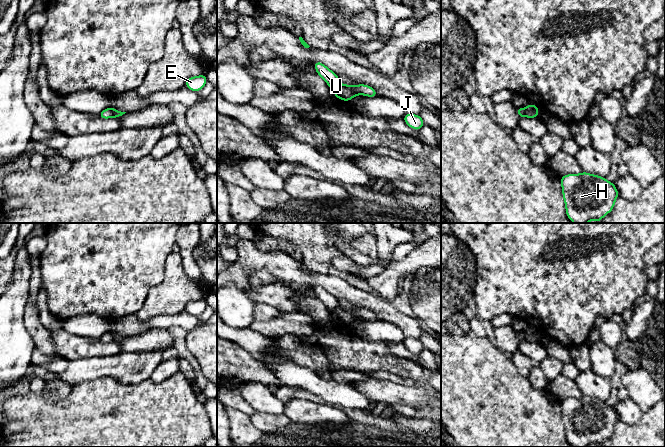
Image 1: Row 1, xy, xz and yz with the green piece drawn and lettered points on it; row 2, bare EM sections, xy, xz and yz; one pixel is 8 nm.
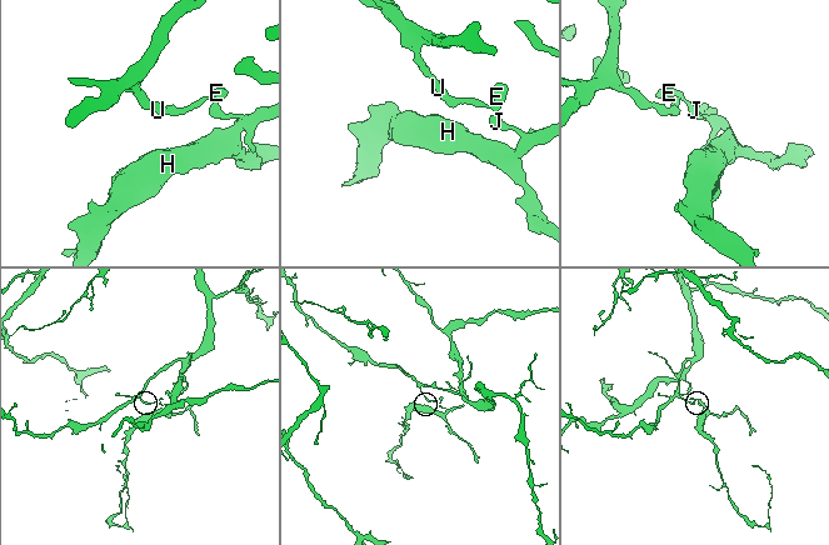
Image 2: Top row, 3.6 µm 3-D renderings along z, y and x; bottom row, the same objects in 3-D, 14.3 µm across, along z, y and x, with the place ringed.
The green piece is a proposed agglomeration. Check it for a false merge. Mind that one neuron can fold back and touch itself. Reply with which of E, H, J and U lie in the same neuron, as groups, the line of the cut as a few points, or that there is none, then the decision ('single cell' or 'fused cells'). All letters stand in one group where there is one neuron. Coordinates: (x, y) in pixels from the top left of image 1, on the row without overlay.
E H J / U | xy (110, 331), (113, 340) | fused cells

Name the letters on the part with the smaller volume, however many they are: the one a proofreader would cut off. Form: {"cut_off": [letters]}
{"cut_off": ["E", "H", "J"]}

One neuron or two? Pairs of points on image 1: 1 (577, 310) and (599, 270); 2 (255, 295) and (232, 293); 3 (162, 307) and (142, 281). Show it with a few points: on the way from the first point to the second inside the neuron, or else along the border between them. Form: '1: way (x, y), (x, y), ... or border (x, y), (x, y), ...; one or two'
1: way (577, 300), (577, 291), (589, 279); one
2: border (244, 289), (254, 302); two
3: border (163, 271), (163, 279), (149, 291), (138, 311); two

